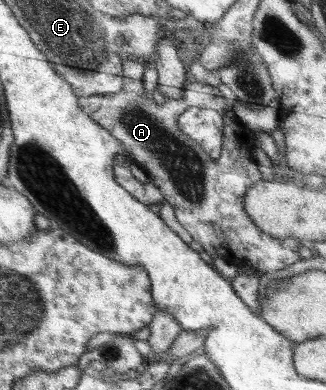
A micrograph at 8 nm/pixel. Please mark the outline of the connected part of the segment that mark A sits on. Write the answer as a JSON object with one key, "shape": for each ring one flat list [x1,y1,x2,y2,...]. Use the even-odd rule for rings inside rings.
{"shape":[[131,58,123,60,122,67,124,84,121,91,78,97,79,107,125,146,133,162,150,175,151,184,169,195,167,203,173,206,177,221,199,242,210,259,228,259,264,273,281,271,301,261,303,258,299,248,304,242,295,238,273,238,261,232,247,216,245,195,249,188,262,179,251,155,257,146,257,136,236,116,231,116,231,109,219,89,188,78,181,99,167,97,163,104,155,104,143,91,145,62],[188,107,204,107,223,115,222,150,217,159,213,159,195,140,189,139,180,130,178,117]]}

